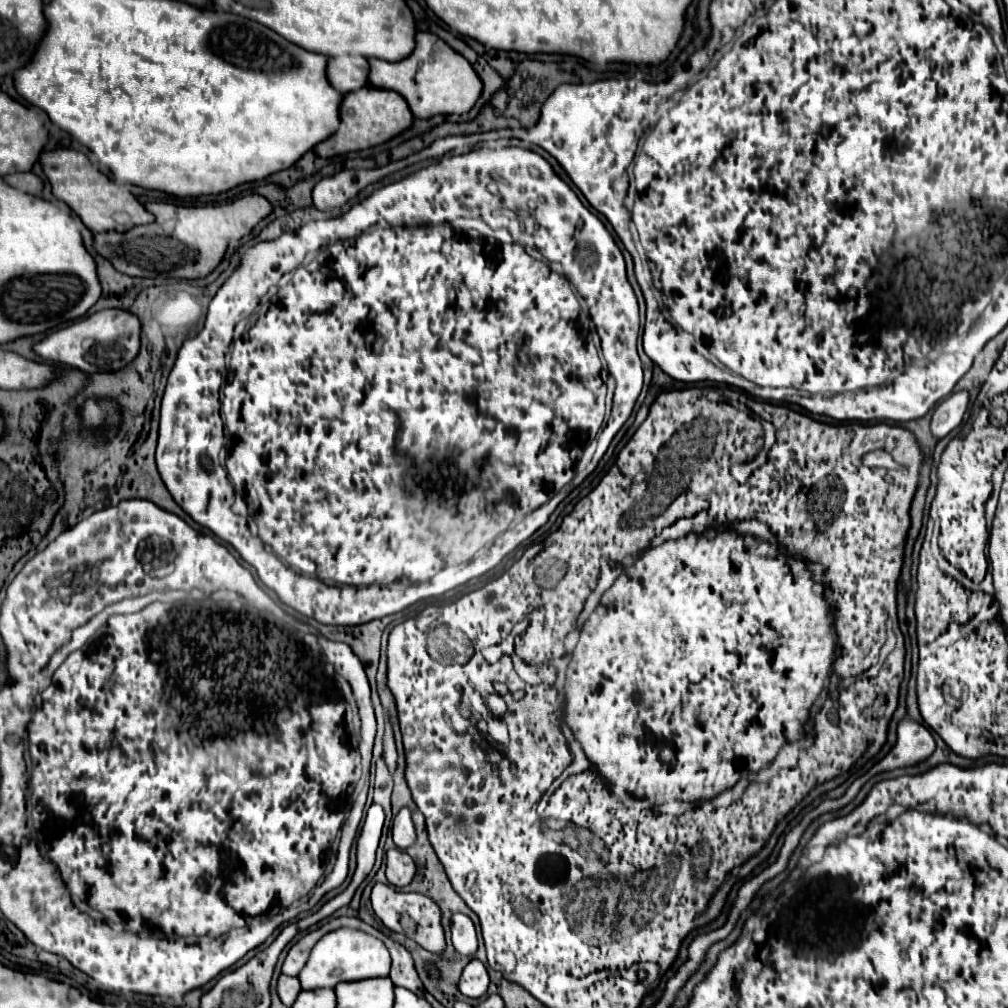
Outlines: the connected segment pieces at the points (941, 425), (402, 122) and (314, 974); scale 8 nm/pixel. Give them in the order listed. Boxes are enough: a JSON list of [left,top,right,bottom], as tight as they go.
[[931,390,969,438],[315,88,413,158],[299,928,391,990]]

